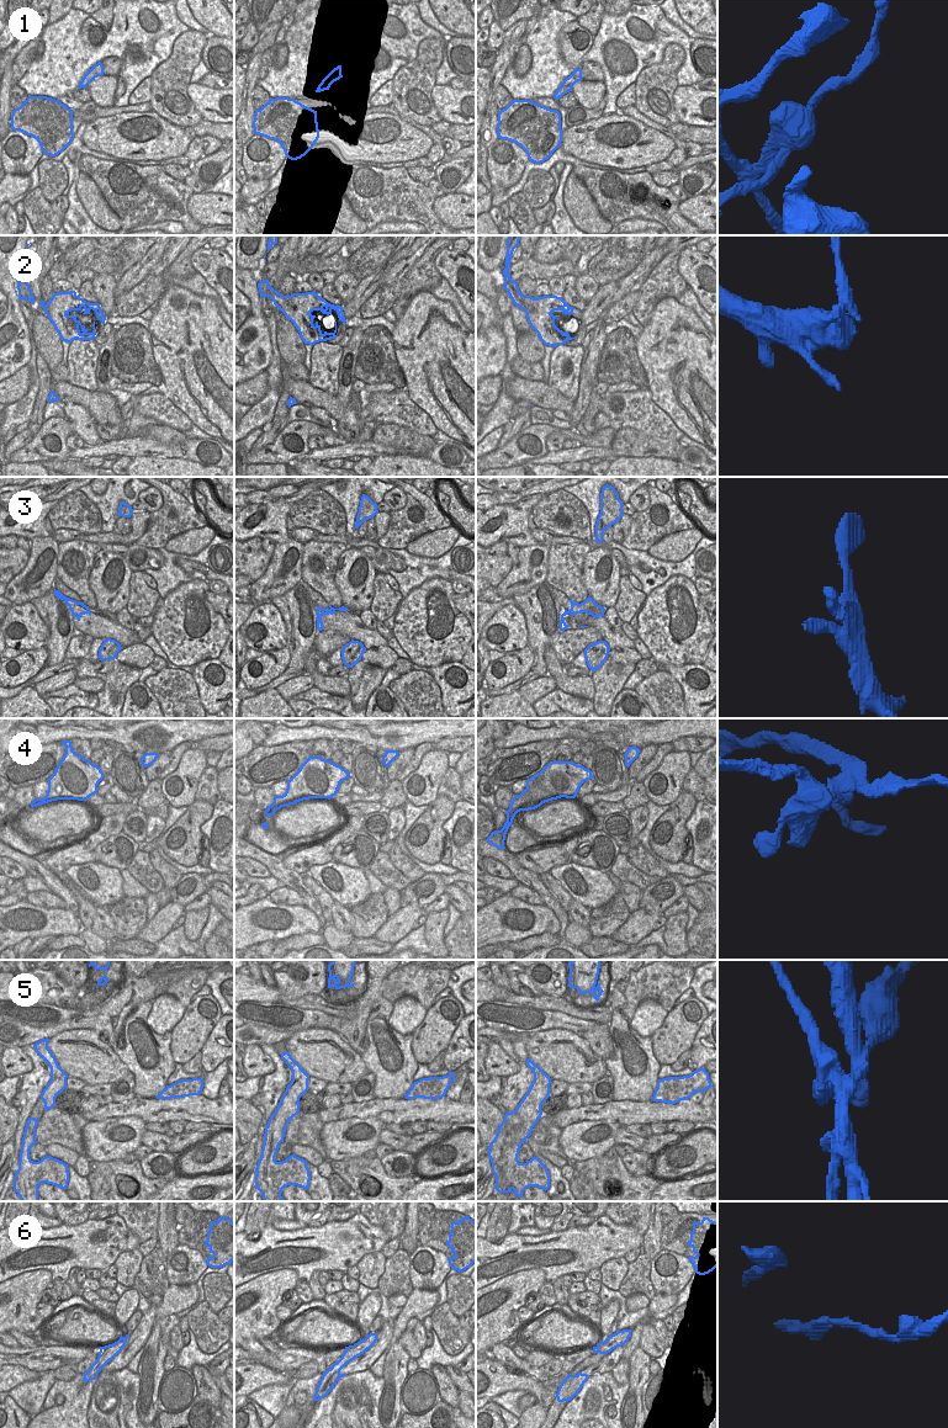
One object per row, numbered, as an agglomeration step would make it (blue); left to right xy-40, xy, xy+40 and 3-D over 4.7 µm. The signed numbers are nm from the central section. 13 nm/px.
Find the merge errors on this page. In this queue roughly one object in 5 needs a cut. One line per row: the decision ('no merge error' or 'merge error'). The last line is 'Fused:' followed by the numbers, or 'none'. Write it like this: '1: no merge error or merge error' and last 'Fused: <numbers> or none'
1: merge error
2: merge error
3: no merge error
4: merge error
5: merge error
6: merge error
Fused: 1, 2, 4, 5, 6

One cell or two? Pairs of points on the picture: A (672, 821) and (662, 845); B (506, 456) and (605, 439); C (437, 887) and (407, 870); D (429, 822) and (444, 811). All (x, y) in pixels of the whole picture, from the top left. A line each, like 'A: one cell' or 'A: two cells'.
A: one cell
B: one cell
C: two cells
D: one cell

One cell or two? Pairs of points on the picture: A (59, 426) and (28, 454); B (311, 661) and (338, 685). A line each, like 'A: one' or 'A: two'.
A: one
B: one

